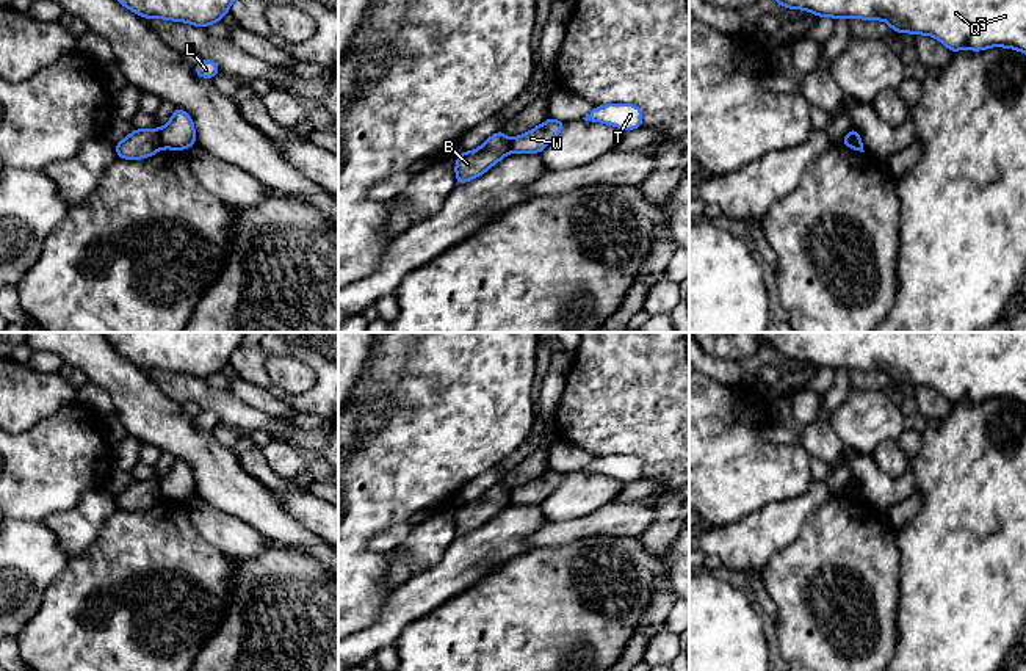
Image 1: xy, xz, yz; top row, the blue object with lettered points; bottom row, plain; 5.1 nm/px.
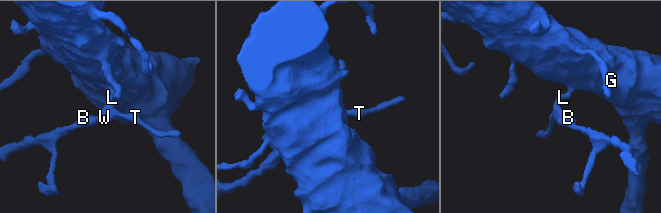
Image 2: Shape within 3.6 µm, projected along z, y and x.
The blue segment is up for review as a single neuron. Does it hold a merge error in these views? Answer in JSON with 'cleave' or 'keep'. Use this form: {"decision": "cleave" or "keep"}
{"decision": "cleave"}

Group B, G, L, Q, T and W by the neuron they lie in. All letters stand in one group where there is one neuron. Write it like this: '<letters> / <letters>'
B / G L Q T W

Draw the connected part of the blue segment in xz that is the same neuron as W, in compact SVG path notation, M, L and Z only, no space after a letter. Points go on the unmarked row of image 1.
M548 469L540 477L511 491L514 505L540 505L567 477L564 472Z

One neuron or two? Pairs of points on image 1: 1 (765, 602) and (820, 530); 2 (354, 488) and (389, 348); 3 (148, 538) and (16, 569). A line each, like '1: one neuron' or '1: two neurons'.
1: two neurons
2: two neurons
3: two neurons

